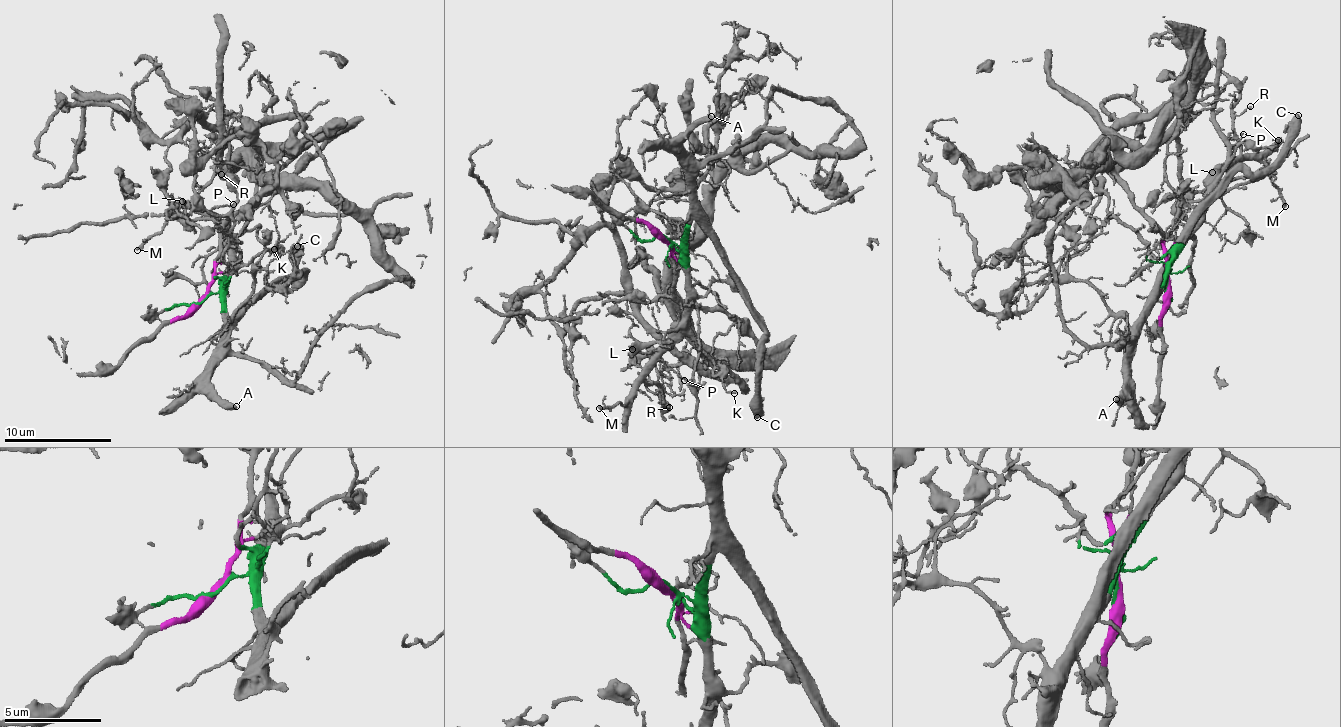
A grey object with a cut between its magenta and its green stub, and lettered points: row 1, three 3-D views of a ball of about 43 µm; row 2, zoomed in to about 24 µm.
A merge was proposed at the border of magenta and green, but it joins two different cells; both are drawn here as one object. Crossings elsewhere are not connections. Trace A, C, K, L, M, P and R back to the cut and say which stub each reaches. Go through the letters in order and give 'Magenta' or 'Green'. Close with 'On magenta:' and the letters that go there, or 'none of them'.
A: Green
C: Green
K: Green
L: Green
M: Green
P: Green
R: Green
On magenta: none of them

